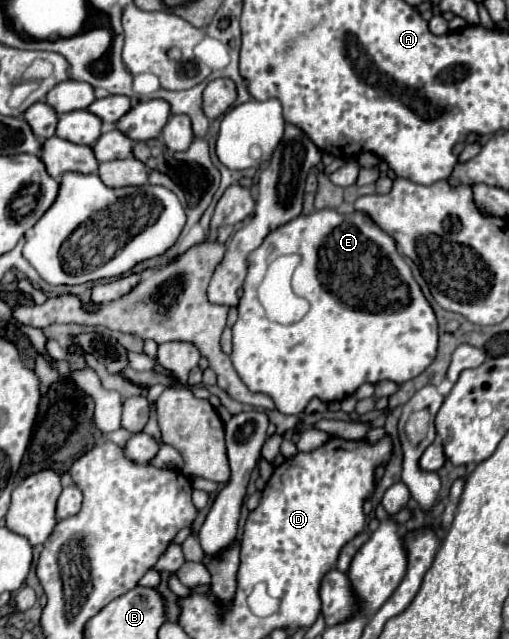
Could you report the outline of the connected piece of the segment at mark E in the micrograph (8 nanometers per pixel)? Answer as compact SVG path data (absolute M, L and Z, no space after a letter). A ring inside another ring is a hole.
M319 209L319 211L309 213L309 215L299 215L297 219L289 221L287 225L283 225L283 227L275 229L273 233L269 233L269 235L265 237L263 245L249 255L247 263L249 263L249 267L247 267L247 277L245 277L245 283L243 283L243 297L241 297L241 301L239 301L239 319L237 319L235 325L233 325L231 363L233 363L235 371L237 371L237 375L241 377L241 381L243 381L253 393L265 393L265 395L269 395L269 397L273 399L275 407L277 407L281 413L285 413L285 415L299 415L299 413L303 413L305 405L307 405L313 397L319 397L321 401L333 401L333 399L343 401L345 397L353 395L359 385L363 385L363 383L367 383L367 381L369 381L369 383L379 383L379 381L383 381L383 379L391 379L391 381L395 381L395 383L409 381L409 379L417 377L419 373L423 373L423 371L431 365L431 361L435 359L435 355L437 355L437 319L435 319L435 313L433 313L431 305L427 303L427 299L423 297L421 287L419 287L417 281L413 279L411 267L409 267L409 265L405 263L405 259L399 255L397 245L395 245L395 239L391 239L367 213L361 213L361 211L339 213L337 209ZM287 253L297 253L297 255L301 255L301 263L299 263L297 273L295 273L295 277L293 277L293 291L295 291L297 295L305 297L305 299L309 301L309 305L311 305L309 313L307 313L297 325L271 323L271 321L263 315L261 303L259 303L259 299L257 299L257 287L259 287L259 283L261 283L261 279L263 279L269 263L271 263L273 259L281 257L281 255L287 255ZM373 293L379 293L377 297L381 299L375 313L373 313ZM373 329L375 329L377 341L379 341L379 355L381 355L381 357L375 357L375 353L373 353Z

